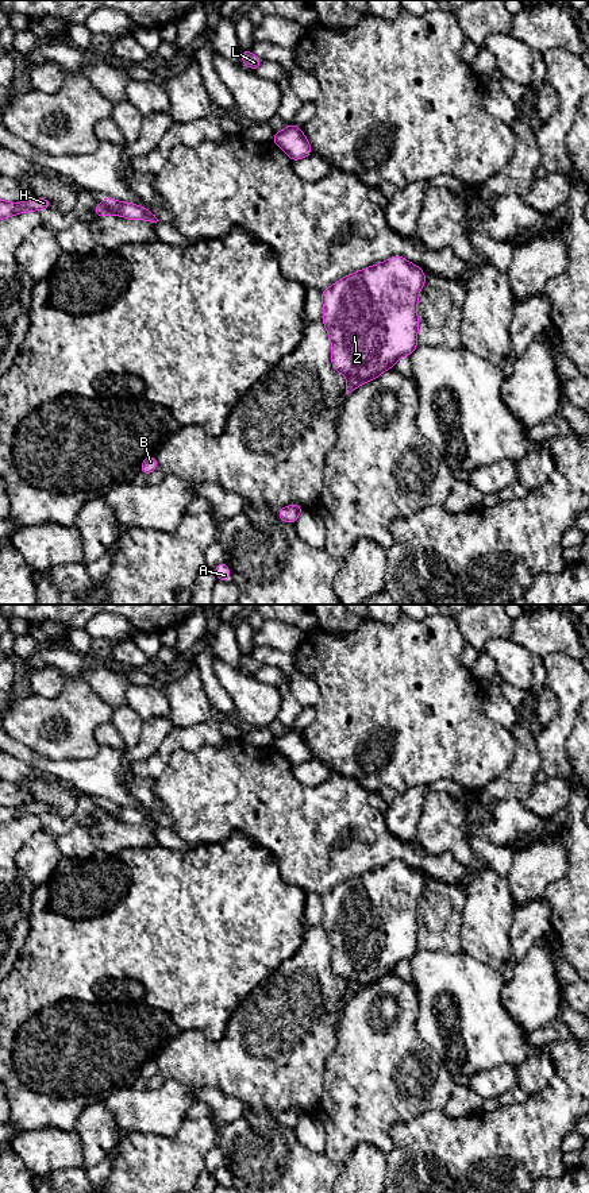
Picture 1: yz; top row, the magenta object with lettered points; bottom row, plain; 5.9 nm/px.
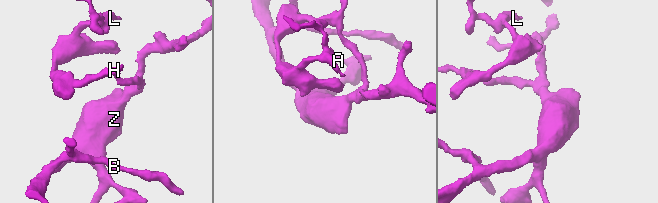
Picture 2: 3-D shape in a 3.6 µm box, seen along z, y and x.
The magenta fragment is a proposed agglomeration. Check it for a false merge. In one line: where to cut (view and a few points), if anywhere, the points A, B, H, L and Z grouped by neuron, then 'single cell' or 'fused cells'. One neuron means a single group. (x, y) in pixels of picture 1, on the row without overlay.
yz (119, 807), (114, 815), (103, 809) | A B H Z / L | fused cells

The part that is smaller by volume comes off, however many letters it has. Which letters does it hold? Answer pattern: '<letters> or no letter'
L

